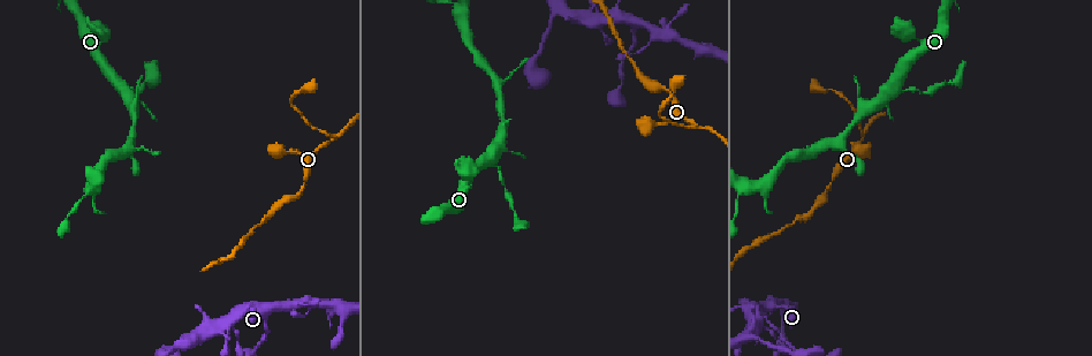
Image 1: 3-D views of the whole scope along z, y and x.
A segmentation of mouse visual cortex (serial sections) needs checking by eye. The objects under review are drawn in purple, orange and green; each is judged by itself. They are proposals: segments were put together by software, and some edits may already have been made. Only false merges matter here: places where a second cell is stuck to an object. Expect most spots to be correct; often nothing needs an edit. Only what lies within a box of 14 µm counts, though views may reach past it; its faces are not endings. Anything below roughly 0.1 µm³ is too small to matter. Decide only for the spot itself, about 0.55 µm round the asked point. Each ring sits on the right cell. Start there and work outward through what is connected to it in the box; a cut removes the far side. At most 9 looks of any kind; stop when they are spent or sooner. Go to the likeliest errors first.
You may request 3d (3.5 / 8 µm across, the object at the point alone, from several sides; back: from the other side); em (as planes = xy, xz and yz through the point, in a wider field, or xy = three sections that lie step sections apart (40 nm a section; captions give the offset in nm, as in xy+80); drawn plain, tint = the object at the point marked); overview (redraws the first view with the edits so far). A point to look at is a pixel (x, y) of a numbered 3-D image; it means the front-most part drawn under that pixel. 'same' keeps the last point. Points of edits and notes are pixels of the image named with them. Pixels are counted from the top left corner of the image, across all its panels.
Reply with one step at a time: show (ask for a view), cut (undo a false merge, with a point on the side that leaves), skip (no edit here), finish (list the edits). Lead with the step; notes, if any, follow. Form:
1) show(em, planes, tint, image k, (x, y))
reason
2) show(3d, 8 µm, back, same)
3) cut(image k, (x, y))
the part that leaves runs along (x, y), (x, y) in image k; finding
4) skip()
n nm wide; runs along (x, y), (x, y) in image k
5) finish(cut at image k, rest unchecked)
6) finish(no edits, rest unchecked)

show(3d, 8 µm, image 1, (699, 128))
sudden change in width

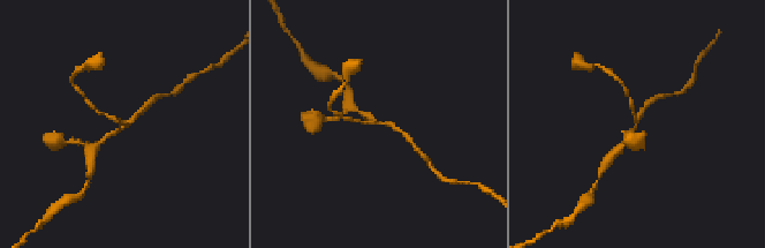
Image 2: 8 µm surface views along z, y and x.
show(em, xy, step 1, tint, image 2, (123, 129))
now the EM

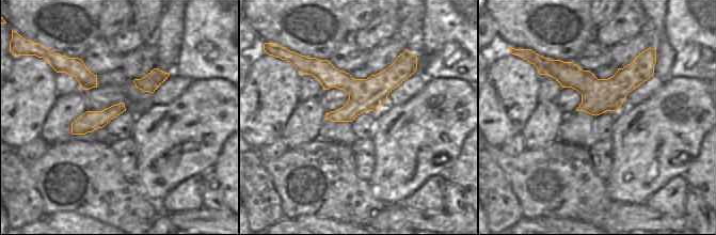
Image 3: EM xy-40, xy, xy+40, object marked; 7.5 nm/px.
skip()
240 nm wide; runs along (621, 145), (635, 129), (633, 109) in image 2; one cell here

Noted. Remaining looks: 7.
show(3d, 3.5 µm, image 1, (634, 22))
three arms meet

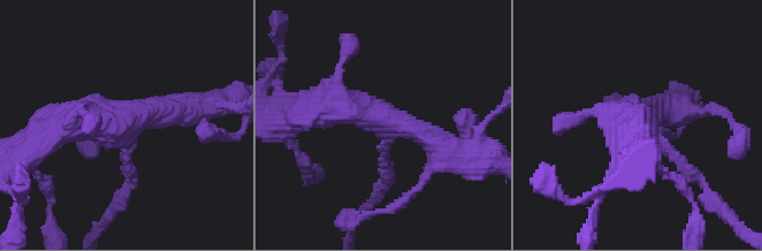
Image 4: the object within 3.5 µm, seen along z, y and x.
show(em, xy, step 3, tint, image 4, (385, 120))
3 arms; arms of 150, 350, 450 nm

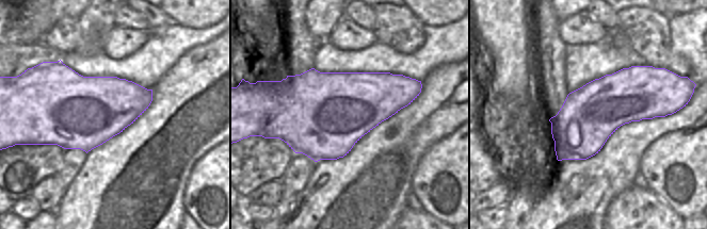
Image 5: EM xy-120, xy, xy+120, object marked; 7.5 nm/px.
skip()
continuous, no second cell

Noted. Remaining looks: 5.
show(3d, 3.5 µm, image 1, (831, 184))
calibre changes

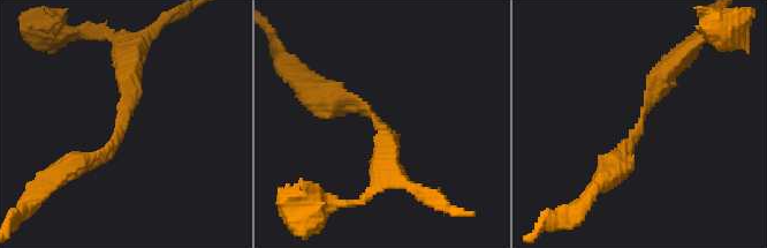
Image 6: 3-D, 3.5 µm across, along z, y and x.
show(em, planes, tint, image 6, (124, 124))
arms of 200, 300 nm; need the tissue

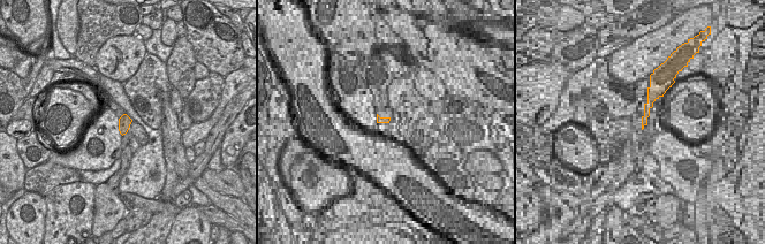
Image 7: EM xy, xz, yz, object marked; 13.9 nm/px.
skip()
runs along (681, 55), (615, 162) in image 6; all the same cell

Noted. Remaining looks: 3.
show(3d, 3.5 µm, image 1, (492, 160))
sudden change in width

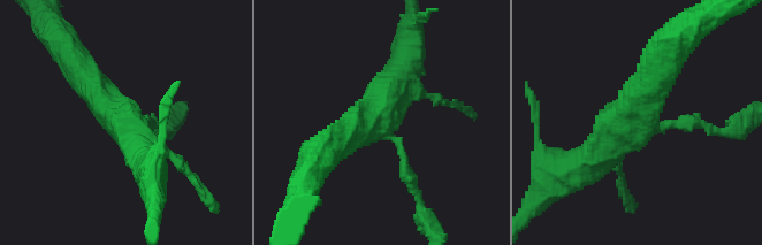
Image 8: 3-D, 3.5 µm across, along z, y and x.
show(em, xy, step 1, tint, image 8, (116, 111))
need the tissue

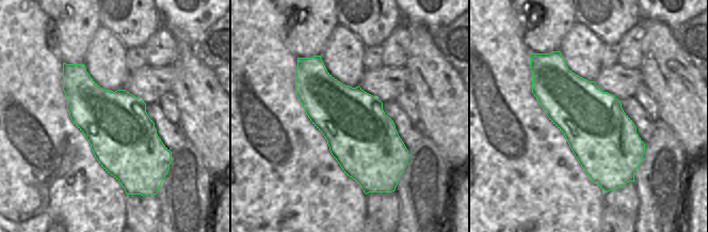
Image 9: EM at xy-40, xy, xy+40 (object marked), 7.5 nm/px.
skip()
arms of 150, 400, 500 nm; runs along (668, 54), (635, 108), (581, 165) in image 8; all the same cell

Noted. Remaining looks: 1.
finish(no edits, rest unchecked)

